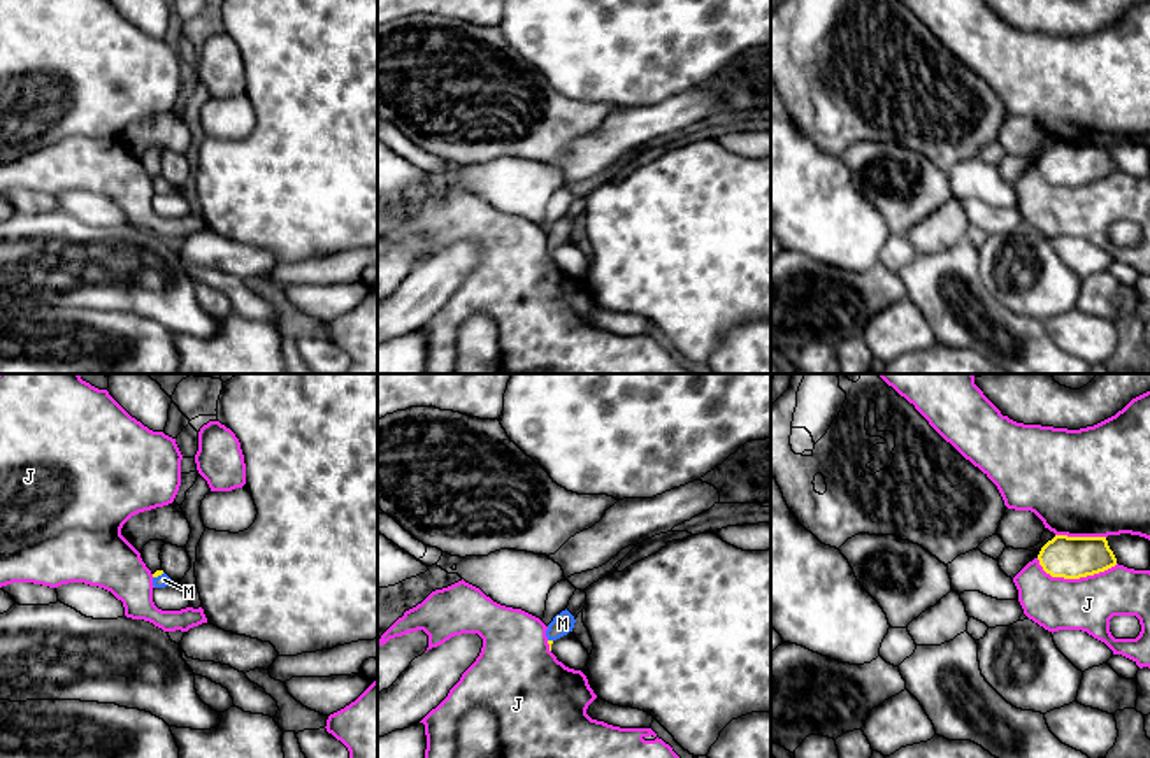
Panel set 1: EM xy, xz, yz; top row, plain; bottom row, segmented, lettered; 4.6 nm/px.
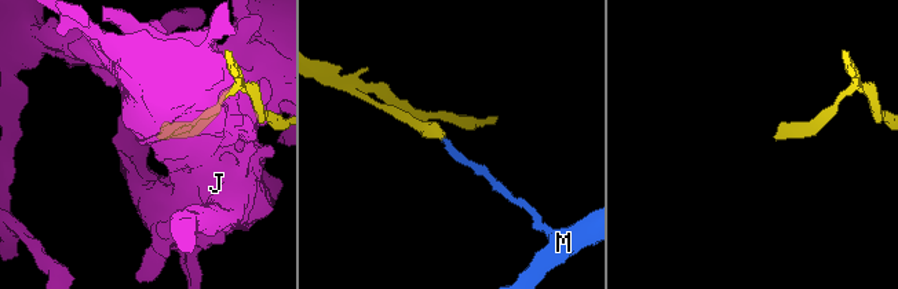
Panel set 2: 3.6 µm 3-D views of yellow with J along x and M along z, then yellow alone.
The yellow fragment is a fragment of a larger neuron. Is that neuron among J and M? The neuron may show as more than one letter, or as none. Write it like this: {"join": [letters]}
{"join": ["M"]}

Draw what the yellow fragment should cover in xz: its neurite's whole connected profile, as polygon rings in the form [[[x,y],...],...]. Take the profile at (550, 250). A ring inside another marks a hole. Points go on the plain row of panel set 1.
[[[567,216],[553,225],[553,228],[548,232],[548,237],[546,237],[550,258],[551,258],[551,251],[557,246],[560,246],[560,244],[567,242],[569,239],[572,239],[574,230],[576,230],[576,226]]]

